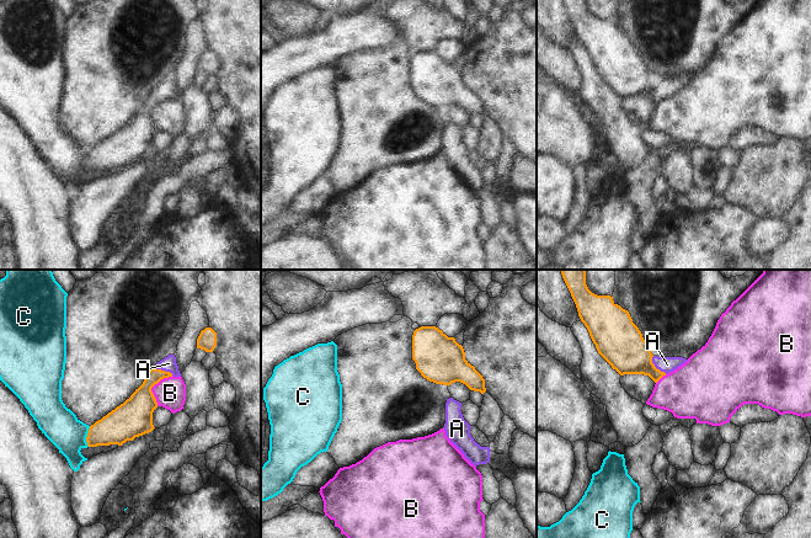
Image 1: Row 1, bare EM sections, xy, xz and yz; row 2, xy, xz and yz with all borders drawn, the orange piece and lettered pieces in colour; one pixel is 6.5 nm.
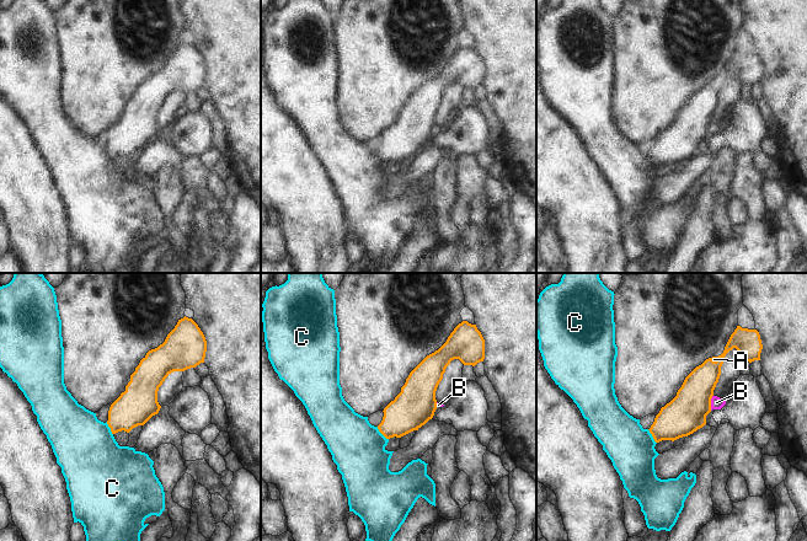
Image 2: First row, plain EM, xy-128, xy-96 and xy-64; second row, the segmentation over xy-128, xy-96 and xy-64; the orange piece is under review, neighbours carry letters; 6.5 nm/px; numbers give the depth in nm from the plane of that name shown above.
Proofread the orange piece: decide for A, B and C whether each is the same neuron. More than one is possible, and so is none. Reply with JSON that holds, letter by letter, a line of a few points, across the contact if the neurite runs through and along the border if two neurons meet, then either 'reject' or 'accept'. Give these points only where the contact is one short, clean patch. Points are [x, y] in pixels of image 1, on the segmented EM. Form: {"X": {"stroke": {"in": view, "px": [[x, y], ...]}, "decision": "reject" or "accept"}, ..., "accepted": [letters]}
{"A": {"stroke": {"in": "yz", "px": [[623, 346], [638, 360], [655, 367], [667, 365]]}, "decision": "accept"}, "B": {"stroke": {"in": "xy", "px": [[172, 376], [161, 378], [151, 388], [156, 405]]}, "decision": "reject"}, "C": {"stroke": {"in": "xy", "px": [[90, 426], [86, 433], [87, 446]]}, "decision": "reject"}, "accepted": ["A"]}

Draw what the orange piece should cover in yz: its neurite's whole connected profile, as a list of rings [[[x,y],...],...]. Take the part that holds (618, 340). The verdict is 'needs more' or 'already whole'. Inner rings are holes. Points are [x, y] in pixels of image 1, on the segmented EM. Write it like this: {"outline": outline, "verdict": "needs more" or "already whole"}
{"outline": [[[561,270],[561,275],[576,304],[578,316],[587,327],[598,353],[620,375],[644,374],[657,383],[663,375],[673,372],[688,361],[683,357],[653,356],[641,331],[633,323],[629,311],[615,304],[613,297],[597,295],[588,289],[586,270]]], "verdict": "needs more"}

